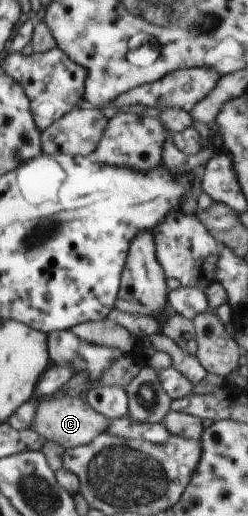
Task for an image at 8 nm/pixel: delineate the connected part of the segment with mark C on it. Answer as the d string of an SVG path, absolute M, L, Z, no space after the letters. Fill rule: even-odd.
M60 393L51 399L43 400L38 405L38 413L33 425L43 437L68 449L93 443L99 435L107 432L111 427L111 421L112 419L103 415L103 412L97 411L93 405L87 405L83 399Z

